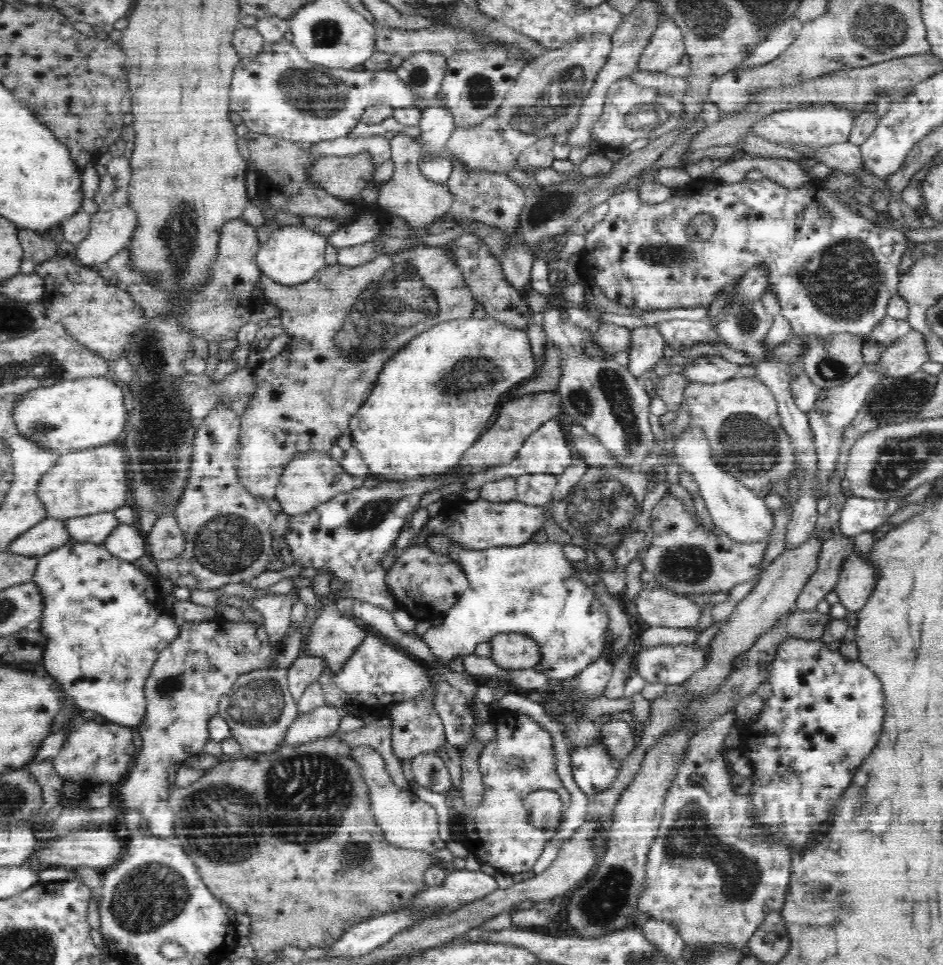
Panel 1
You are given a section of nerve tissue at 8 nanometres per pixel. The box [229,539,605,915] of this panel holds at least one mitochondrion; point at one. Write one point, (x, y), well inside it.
(354, 854)

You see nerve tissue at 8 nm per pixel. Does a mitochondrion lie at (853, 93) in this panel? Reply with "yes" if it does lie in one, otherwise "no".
yes

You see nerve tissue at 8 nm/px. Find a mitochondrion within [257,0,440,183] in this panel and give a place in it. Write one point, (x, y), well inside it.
(313, 93)

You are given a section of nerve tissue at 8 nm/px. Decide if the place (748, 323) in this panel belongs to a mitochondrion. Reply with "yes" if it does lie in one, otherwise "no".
yes

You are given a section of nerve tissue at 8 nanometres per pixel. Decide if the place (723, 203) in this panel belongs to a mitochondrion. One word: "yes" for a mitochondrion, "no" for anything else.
no

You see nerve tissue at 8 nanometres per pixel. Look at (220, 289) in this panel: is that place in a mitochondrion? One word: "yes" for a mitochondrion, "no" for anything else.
no

